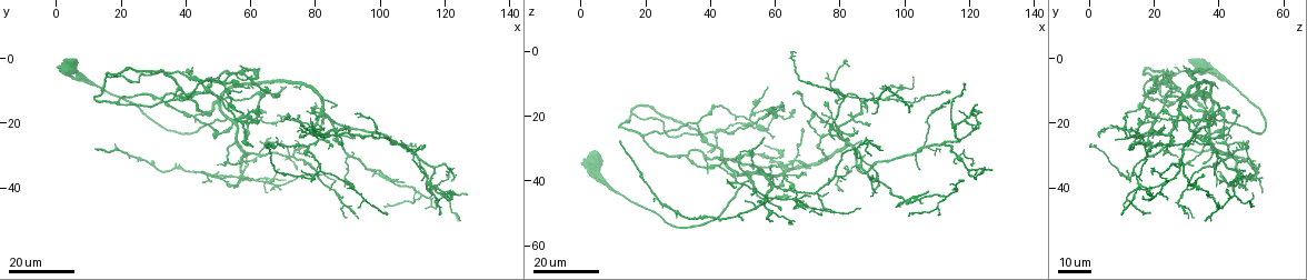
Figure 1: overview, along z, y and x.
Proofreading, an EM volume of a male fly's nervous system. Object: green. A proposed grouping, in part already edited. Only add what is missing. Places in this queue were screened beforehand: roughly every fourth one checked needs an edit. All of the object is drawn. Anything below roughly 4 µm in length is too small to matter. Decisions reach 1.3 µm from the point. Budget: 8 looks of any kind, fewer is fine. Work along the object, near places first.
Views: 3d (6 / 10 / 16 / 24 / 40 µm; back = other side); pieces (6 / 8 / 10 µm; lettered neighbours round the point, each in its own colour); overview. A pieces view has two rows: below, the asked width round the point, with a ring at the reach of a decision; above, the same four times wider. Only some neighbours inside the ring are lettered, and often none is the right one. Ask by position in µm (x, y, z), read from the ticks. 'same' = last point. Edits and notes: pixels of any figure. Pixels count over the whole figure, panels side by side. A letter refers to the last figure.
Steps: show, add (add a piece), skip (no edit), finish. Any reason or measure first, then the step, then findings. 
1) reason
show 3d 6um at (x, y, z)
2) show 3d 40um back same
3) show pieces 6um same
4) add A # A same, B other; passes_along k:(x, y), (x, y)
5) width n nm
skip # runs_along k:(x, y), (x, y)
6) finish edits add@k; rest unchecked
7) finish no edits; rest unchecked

thin end
show 3d 16um at (56, 32, 27)

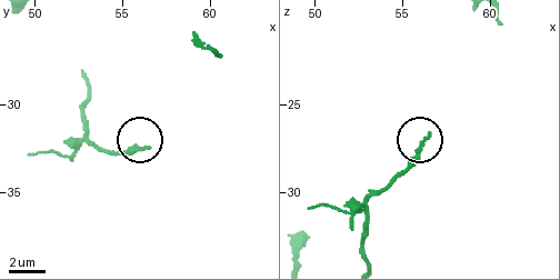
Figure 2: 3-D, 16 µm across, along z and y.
show pieces 6um at (56.4, 32.5, 26.7)

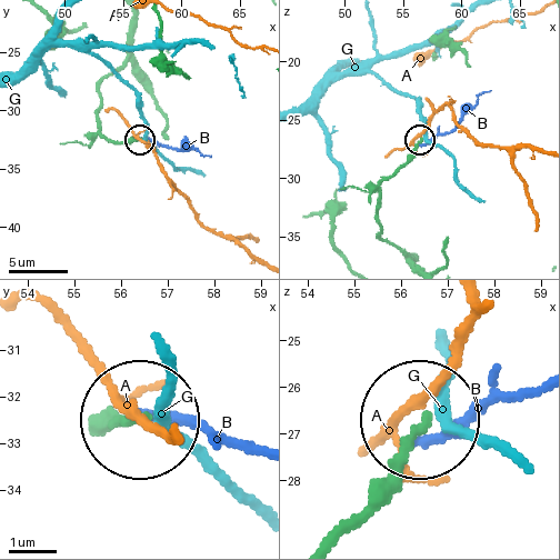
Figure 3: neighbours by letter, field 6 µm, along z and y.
skip # A other, B other, G other; no lettered piece goes on from it

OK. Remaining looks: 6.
an open end
show 3d 16um at (55, 40, 47)

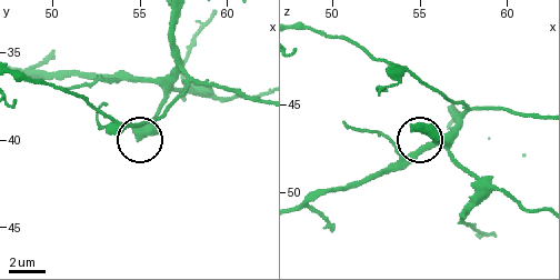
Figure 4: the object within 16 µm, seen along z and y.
show pieces 8um at (54.9, 39.8, 46.2)

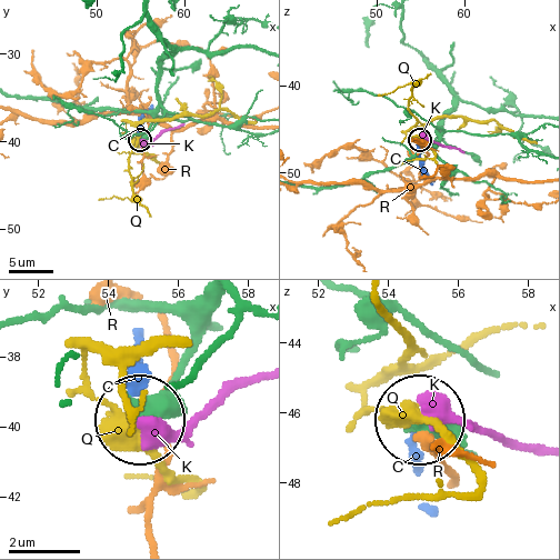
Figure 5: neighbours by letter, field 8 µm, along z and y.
width 520 nm
skip # C other, K other, Q other, R other; no lettered piece goes on from it

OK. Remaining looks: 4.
branch stops here
show 3d 16um at (59, 33, 52)

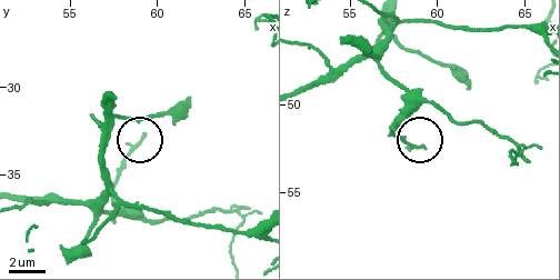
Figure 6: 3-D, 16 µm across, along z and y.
zoom in
show 3d 6um at (59.2, 32.9, 52.5)

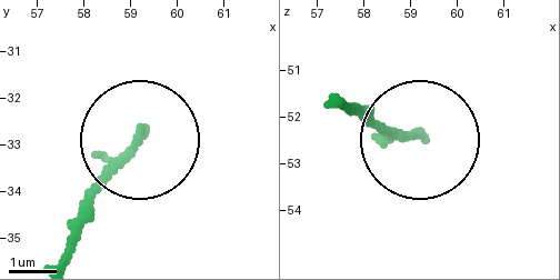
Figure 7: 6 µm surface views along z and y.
show pieces 10um at (59.20, 32.80, 52.40)

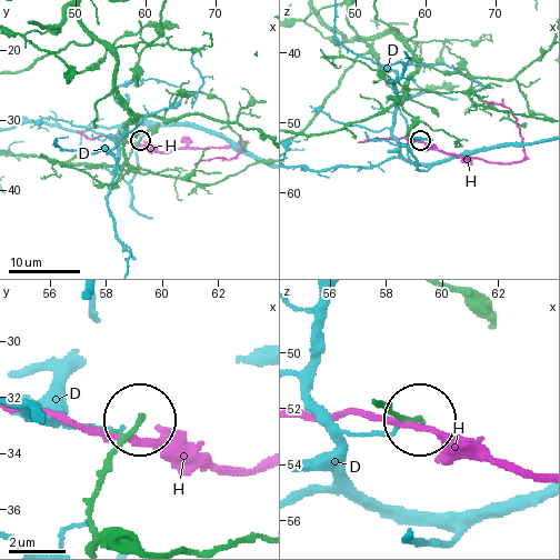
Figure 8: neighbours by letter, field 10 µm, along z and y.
width 180 nm
skip # D other, H other; no lettered piece goes on from it

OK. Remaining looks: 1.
finish no edits; rest unchecked

